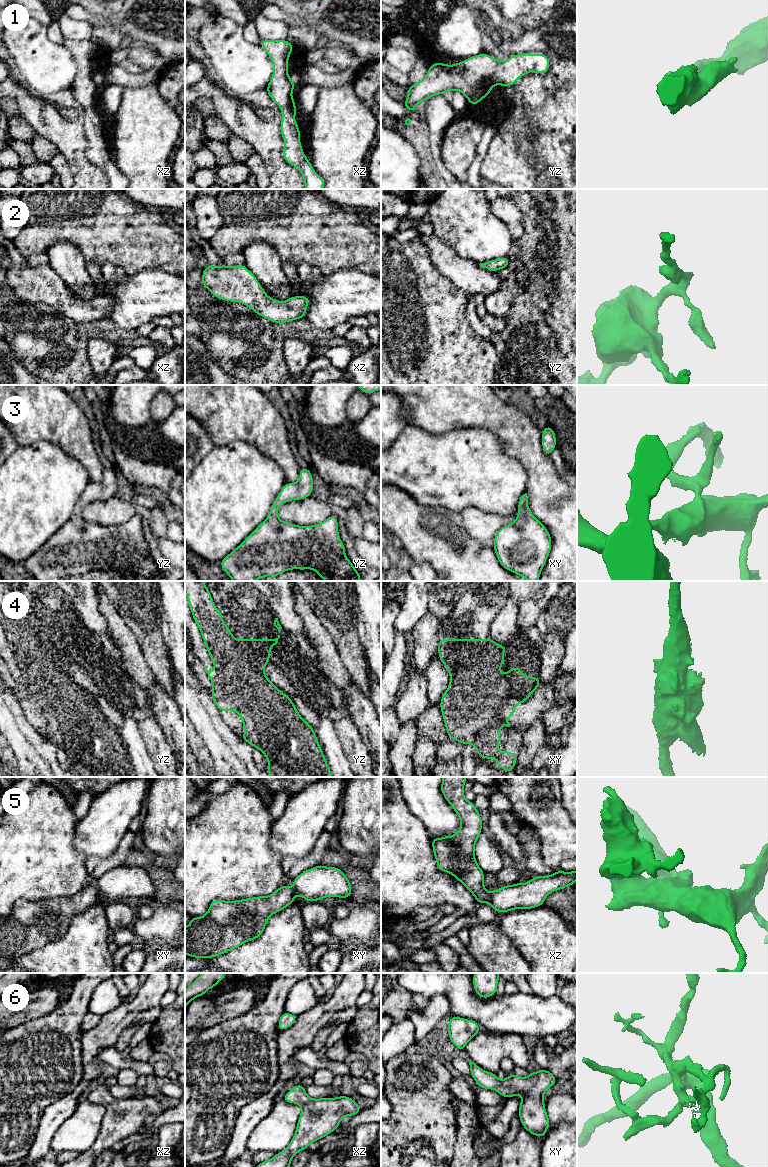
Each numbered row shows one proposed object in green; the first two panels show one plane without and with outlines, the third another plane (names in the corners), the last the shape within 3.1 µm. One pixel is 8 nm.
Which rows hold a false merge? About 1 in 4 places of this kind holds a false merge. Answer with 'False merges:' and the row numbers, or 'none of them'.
False merges: 5

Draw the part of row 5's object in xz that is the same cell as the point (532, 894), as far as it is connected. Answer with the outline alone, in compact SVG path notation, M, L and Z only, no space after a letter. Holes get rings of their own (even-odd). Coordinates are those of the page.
M557 870L547 876L535 876L526 883L505 885L490 893L488 904L496 911L507 913L515 909L529 910L544 905L546 897L556 891L574 885L577 870Z

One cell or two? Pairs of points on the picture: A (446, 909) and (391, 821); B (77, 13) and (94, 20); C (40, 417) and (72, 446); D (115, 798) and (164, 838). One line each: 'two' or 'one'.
A: two
B: one
C: one
D: two

